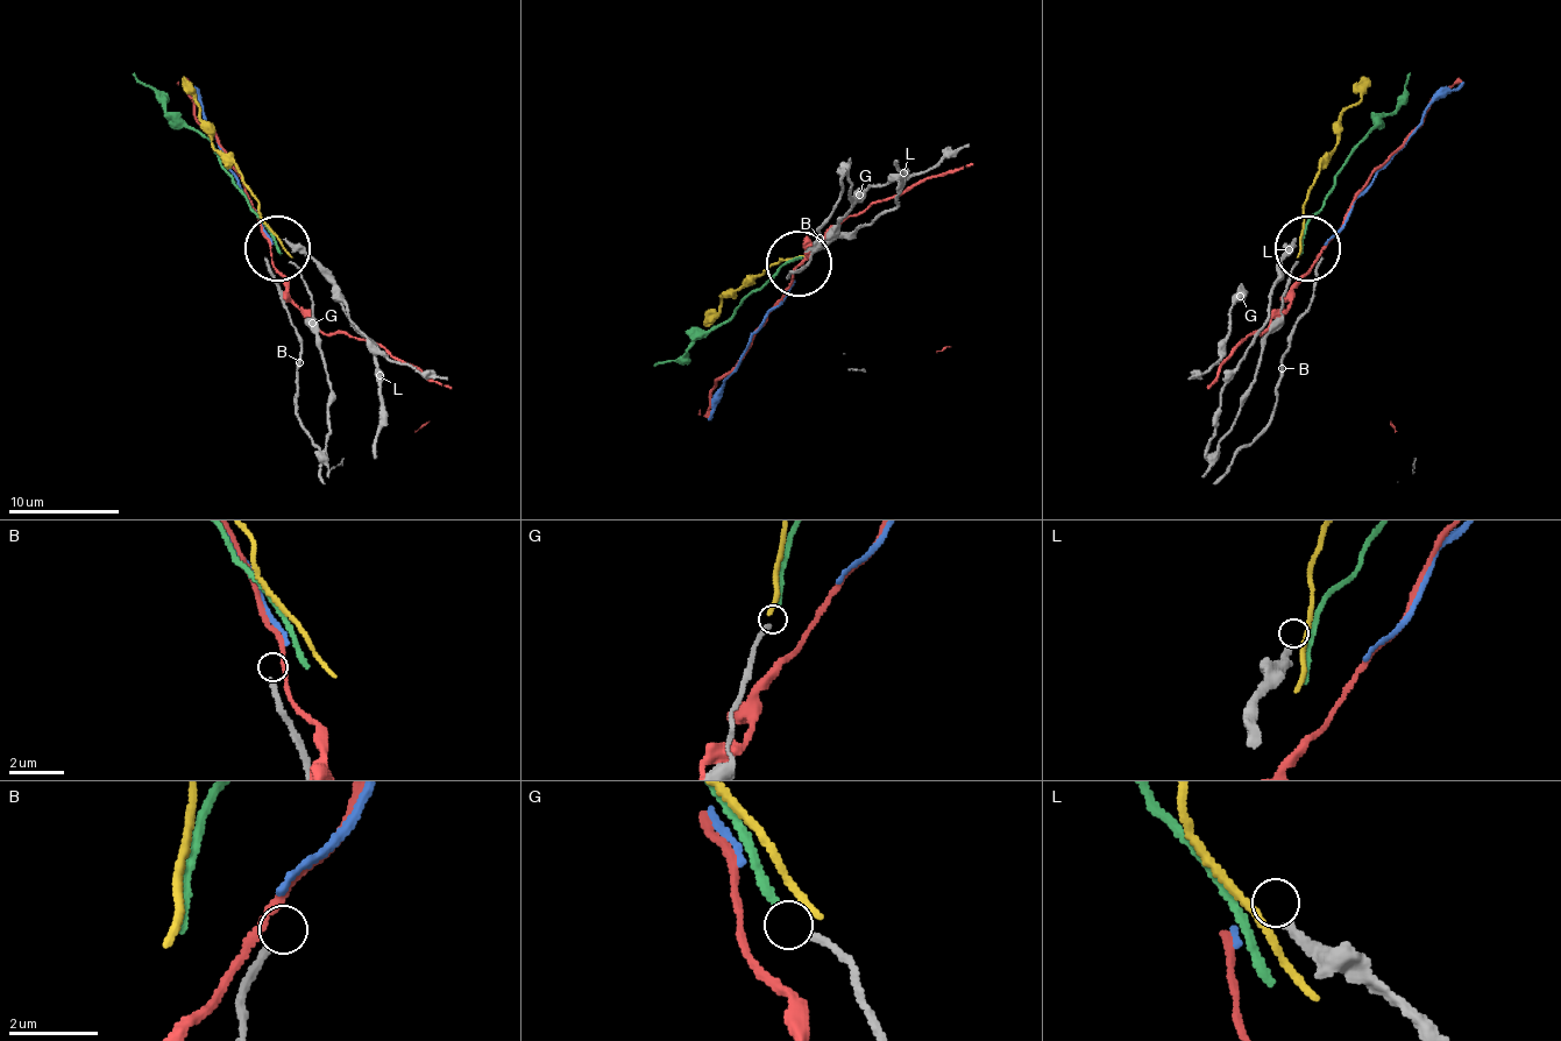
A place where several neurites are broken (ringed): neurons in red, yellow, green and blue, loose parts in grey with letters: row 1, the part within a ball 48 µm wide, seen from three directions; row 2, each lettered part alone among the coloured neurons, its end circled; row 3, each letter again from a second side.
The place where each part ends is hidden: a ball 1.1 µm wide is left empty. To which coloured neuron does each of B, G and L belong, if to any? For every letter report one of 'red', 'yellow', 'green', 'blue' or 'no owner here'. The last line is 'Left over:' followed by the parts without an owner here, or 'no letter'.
B: no owner here
G: green
L: no owner here
Left over: B, L

